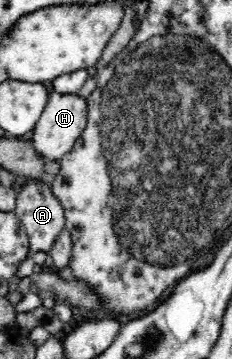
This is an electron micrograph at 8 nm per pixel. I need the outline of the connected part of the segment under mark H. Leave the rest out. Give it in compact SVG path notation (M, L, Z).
M55 91L51 93L29 137L37 154L43 158L48 156L50 159L55 160L67 154L73 148L83 130L85 130L88 112L89 107L87 107L86 97L77 95L77 93L59 94Z

